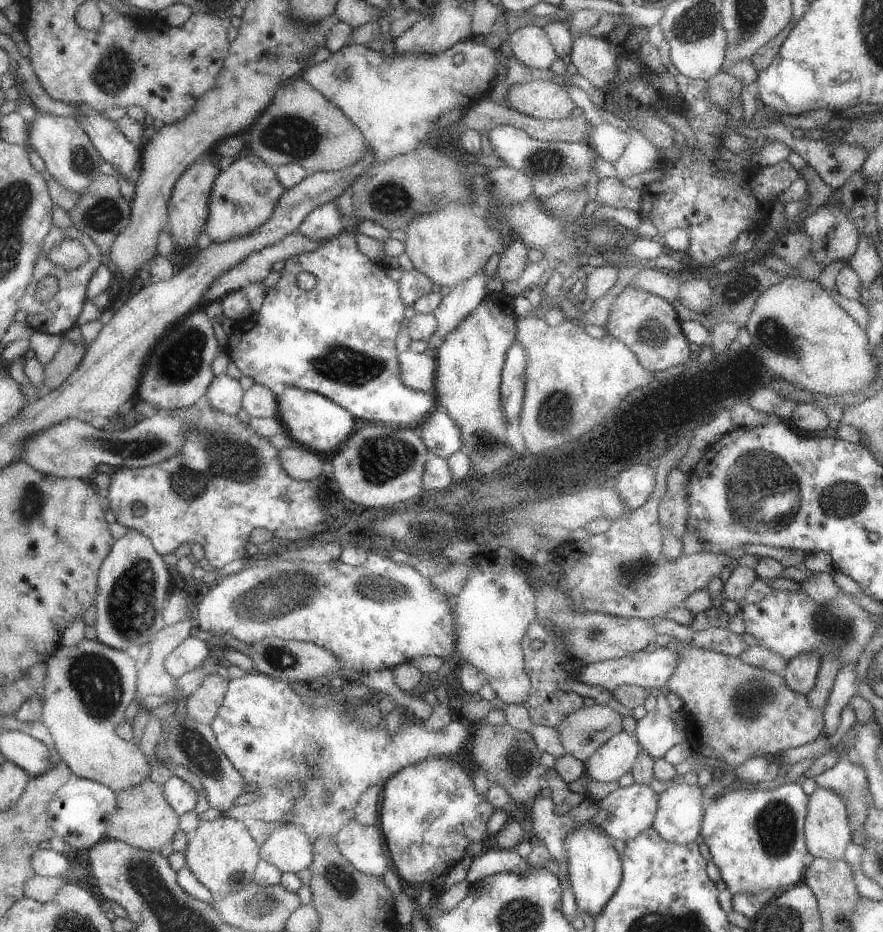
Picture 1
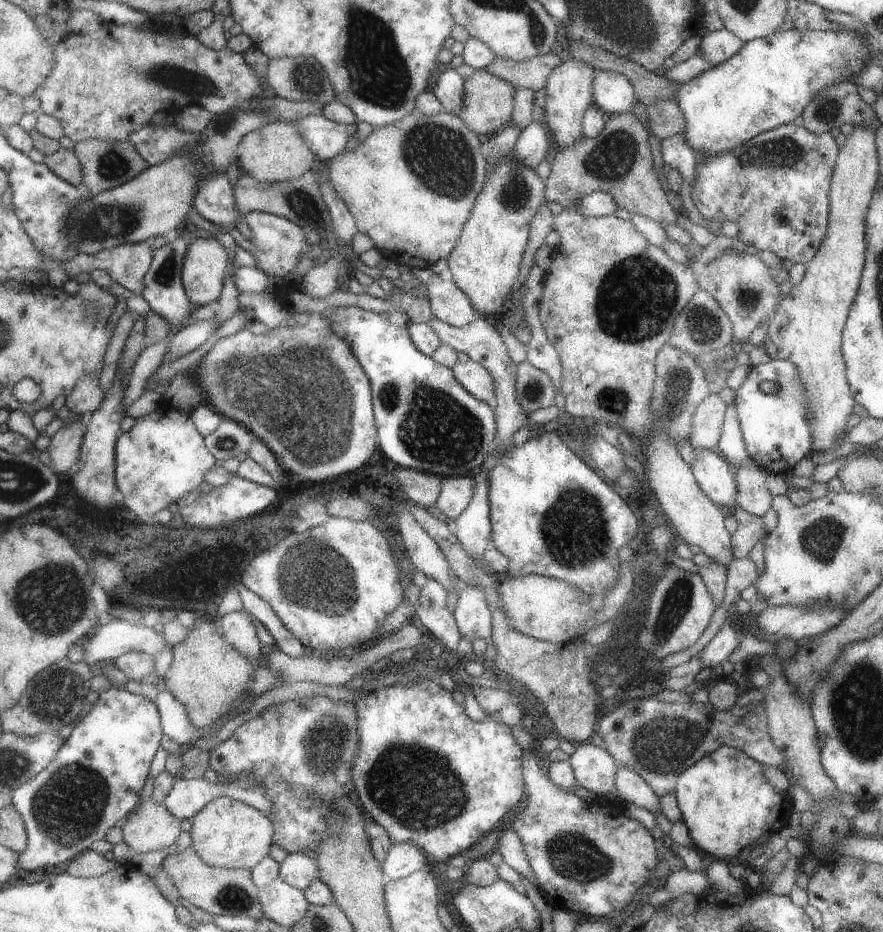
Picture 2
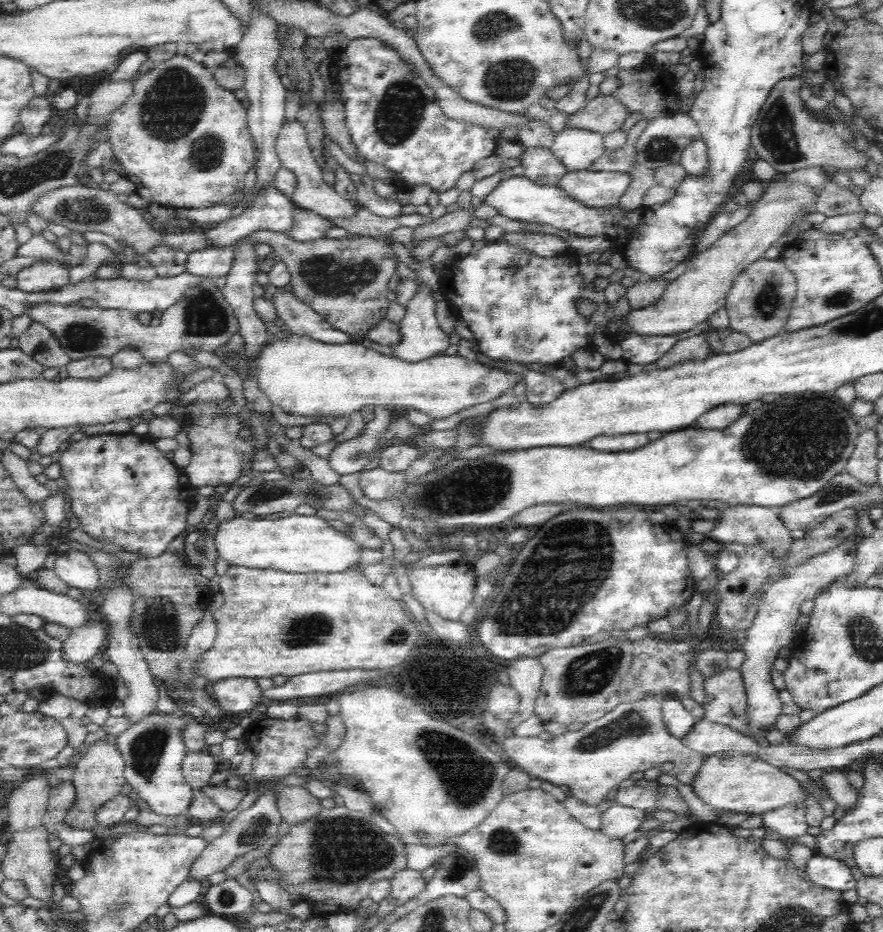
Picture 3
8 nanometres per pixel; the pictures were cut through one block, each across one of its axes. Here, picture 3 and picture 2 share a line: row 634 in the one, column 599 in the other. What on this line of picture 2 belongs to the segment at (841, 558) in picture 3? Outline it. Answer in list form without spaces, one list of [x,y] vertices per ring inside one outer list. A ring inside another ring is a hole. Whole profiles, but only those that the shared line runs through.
[[[589,742],[575,745],[569,761],[575,784],[601,796],[612,790],[616,764],[611,755],[598,745]]]

